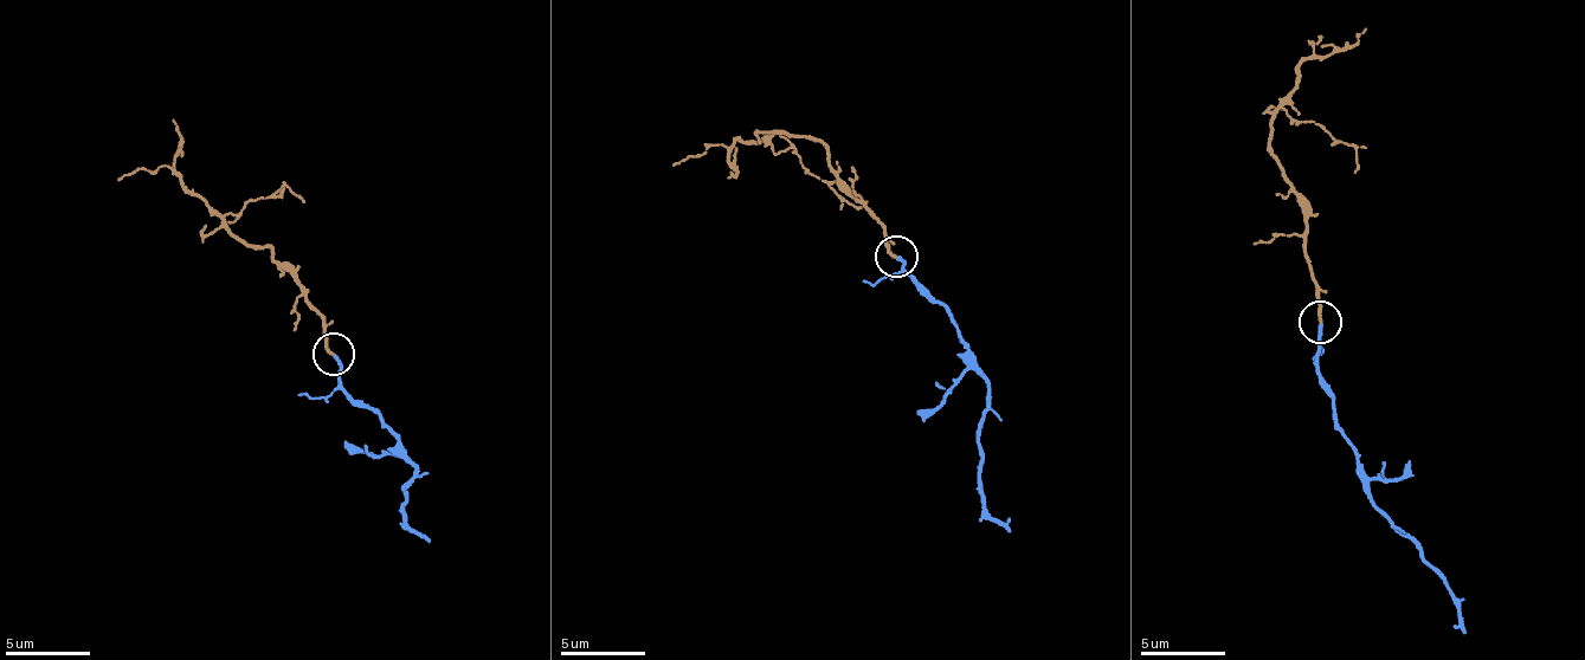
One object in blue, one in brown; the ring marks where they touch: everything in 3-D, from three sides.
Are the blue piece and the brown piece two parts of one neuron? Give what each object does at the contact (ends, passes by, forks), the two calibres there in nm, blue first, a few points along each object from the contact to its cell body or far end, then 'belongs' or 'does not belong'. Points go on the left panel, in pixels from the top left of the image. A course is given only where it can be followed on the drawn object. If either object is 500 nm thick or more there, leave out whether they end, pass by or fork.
blue ends | brown ends | 240/200 nm | blue via (333, 357), (341, 389), (358, 403), (378, 413), (398, 441), (398, 455), (414, 468), (403, 519), (427, 542) | brown via (333, 354), (324, 312), (316, 310), (290, 267), (266, 246), (233, 235), (163, 166), (116, 178) | belongs

